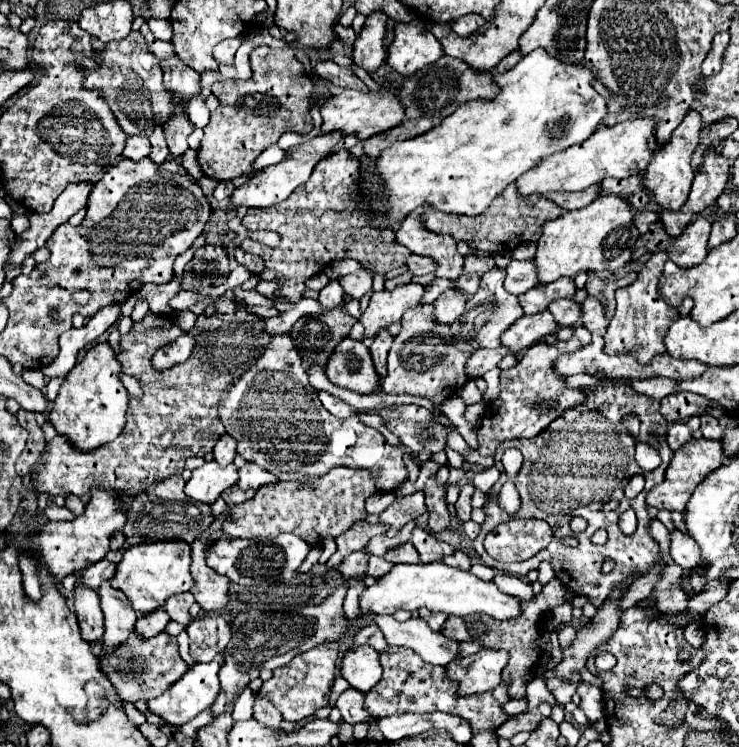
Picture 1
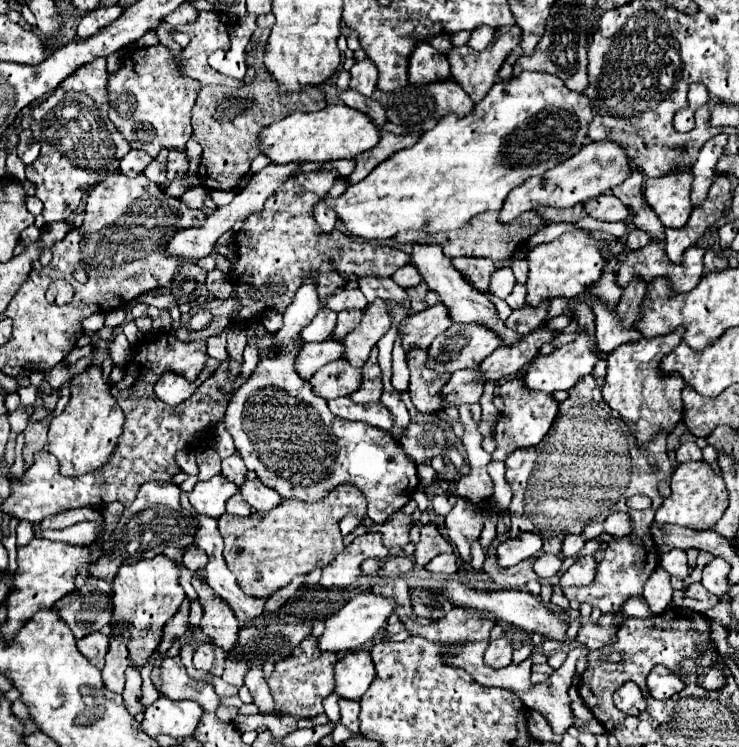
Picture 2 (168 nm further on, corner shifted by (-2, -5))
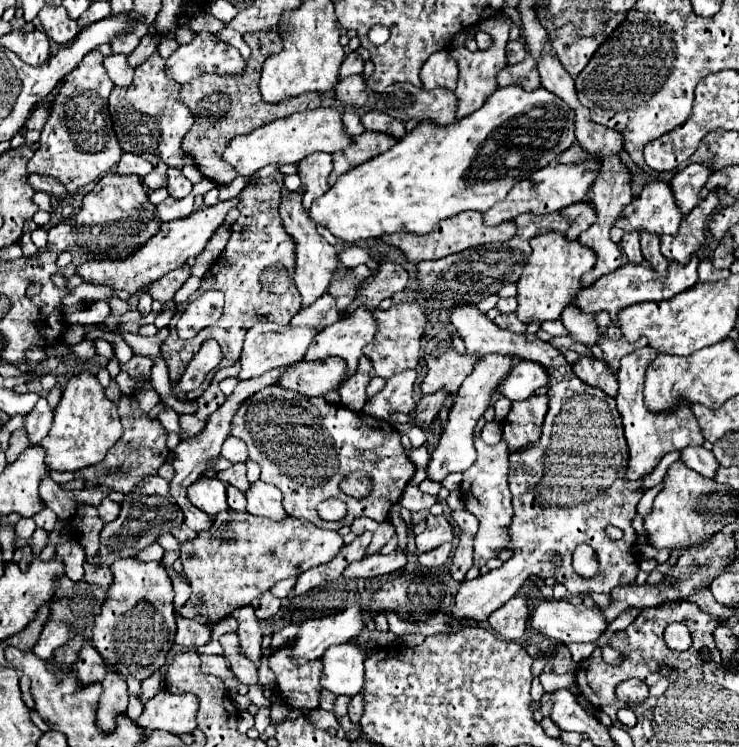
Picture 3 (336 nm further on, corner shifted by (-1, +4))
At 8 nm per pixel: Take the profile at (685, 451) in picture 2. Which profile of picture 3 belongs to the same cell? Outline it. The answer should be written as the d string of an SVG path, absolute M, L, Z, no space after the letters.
M685 447L681 451L681 461L705 477L713 477L717 471L717 465L719 465L717 459L711 455L711 451L707 451L703 447Z

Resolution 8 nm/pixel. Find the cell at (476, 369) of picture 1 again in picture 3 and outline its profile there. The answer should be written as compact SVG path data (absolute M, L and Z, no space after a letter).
M435 391L435 395L423 395L417 403L417 413L415 413L415 419L419 421L419 425L429 427L433 417L443 409L443 405L449 397L451 395L447 395L445 391Z

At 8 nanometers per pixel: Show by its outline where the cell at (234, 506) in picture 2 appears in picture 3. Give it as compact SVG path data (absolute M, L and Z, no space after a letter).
M227 487L227 501L229 501L229 507L235 509L235 511L245 511L245 495L237 489L237 487Z

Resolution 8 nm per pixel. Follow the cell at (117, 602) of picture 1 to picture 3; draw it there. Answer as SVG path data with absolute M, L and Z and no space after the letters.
M109 667L101 685L103 685L103 695L99 701L97 725L101 731L113 731L115 717L119 713L125 713L125 709L127 709L127 701L129 701L127 683L125 683L123 675L119 675L113 667Z

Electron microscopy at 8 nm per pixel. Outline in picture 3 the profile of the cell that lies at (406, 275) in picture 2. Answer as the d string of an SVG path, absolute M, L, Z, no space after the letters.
M391 261L381 263L375 281L369 283L367 287L361 287L361 291L357 293L357 299L353 301L349 311L355 311L361 305L375 309L383 299L393 297L397 291L403 291L407 287L407 283L409 283L409 273L401 265L391 263Z

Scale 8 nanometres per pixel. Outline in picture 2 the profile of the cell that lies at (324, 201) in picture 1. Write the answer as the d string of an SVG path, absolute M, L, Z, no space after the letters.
M310 172L288 178L264 204L262 212L252 214L244 220L240 232L236 232L234 246L238 250L238 262L234 264L232 280L234 290L230 298L226 300L208 300L206 310L214 314L214 322L210 328L198 332L198 334L186 334L194 340L206 340L210 336L222 334L232 322L250 322L258 314L264 314L266 310L284 312L288 304L292 302L292 296L304 282L304 276L308 276L310 270L318 272L318 292L320 298L326 300L332 296L338 288L346 284L346 278L350 274L356 274L360 278L364 276L392 276L400 266L408 264L410 256L394 250L390 246L380 246L364 240L356 240L352 236L346 236L338 230L332 234L324 234L316 220L312 218L312 206L318 204L328 190L334 186L334 180L338 178L336 172Z

